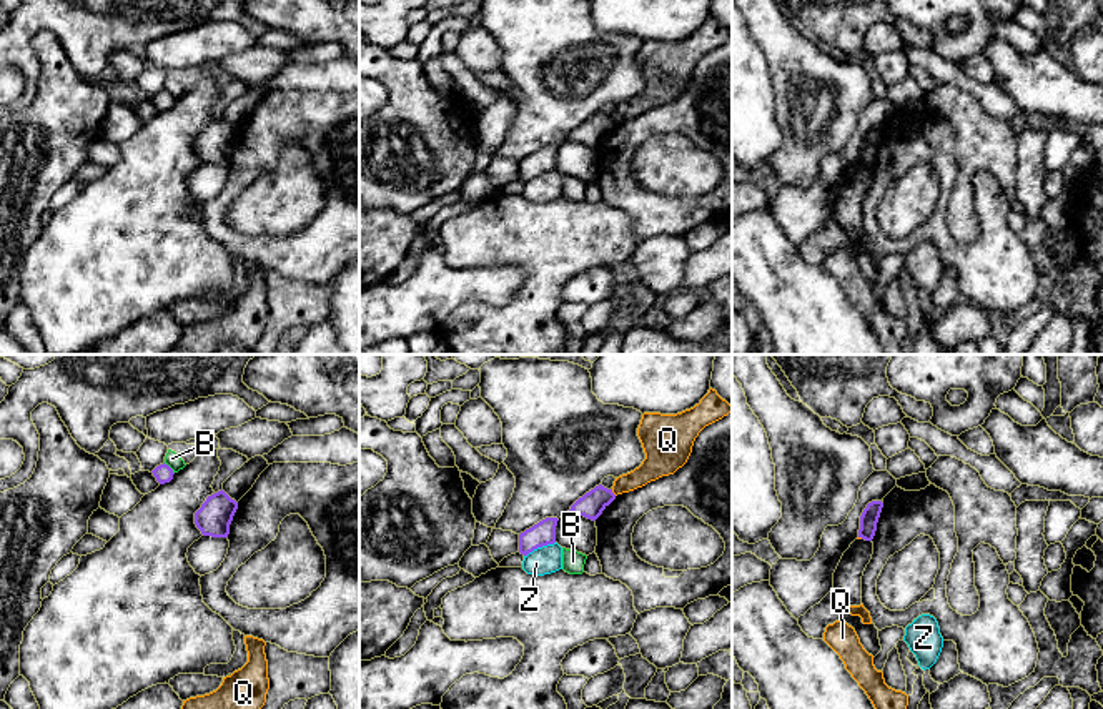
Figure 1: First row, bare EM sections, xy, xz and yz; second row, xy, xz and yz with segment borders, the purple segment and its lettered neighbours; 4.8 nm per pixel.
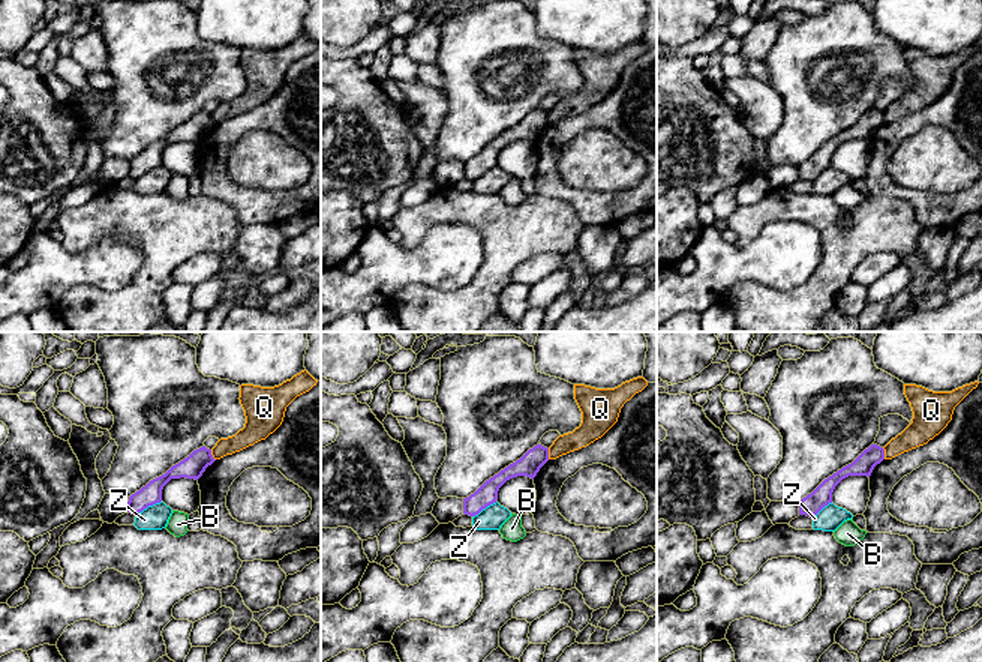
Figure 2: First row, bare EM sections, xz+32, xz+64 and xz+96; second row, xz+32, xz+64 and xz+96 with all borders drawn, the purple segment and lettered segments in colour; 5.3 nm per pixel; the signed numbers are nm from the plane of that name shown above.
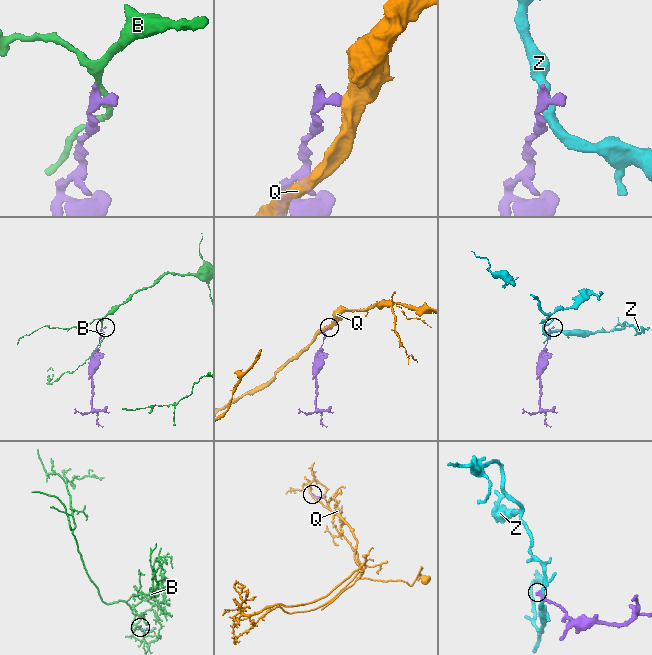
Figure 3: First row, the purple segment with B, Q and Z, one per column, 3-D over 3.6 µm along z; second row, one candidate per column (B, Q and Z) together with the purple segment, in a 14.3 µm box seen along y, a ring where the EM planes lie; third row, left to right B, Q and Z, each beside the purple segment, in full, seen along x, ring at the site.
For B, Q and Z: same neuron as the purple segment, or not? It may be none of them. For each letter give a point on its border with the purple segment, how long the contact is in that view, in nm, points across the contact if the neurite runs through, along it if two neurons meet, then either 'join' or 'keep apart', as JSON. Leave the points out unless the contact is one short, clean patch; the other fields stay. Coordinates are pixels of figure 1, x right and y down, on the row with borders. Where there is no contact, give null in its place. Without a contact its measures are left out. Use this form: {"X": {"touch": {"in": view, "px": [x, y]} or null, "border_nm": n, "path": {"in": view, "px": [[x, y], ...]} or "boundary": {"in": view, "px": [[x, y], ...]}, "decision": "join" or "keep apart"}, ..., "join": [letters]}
{"B": {"touch": {"in": "xy", "px": [170, 468]}, "border_nm": 80, "decision": "keep apart"}, "Q": {"touch": {"in": "xz", "px": [613, 493]}, "border_nm": 40, "boundary": {"in": "xz", "px": [[611, 490], [616, 495]]}, "decision": "keep apart"}, "Z": {"touch": {"in": "xz", "px": [539, 546]}, "border_nm": 170, "boundary": {"in": "xz", "px": [[554, 541], [538, 546], [524, 556]]}, "decision": "keep apart"}, "join": []}

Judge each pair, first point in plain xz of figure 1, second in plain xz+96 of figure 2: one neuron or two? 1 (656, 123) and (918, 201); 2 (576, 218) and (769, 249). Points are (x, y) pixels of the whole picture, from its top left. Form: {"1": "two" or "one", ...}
{"1": "one", "2": "two"}

